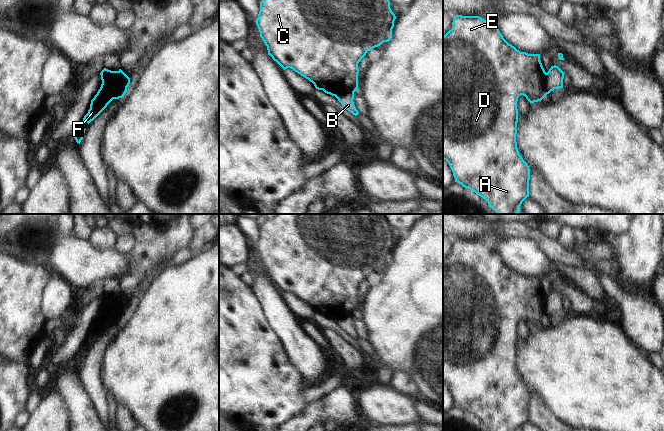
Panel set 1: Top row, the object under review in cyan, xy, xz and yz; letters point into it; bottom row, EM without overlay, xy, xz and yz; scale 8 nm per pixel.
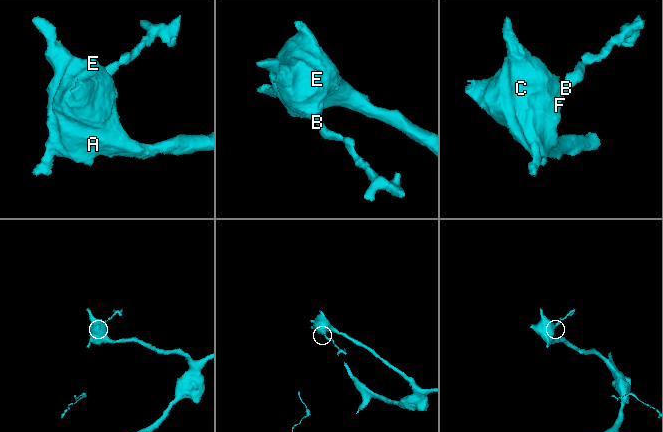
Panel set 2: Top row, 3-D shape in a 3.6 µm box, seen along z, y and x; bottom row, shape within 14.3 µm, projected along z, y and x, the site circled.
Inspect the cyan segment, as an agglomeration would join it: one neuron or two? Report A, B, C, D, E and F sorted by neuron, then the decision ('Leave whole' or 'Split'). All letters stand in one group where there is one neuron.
Groups: A C D E F / B. Split

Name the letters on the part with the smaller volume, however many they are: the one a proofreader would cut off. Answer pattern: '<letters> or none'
B

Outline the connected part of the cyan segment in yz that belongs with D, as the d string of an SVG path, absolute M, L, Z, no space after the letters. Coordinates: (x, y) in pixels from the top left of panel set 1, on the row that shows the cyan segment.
M454 16L452 29L443 36L443 159L446 160L453 172L455 182L474 191L485 199L489 207L497 214L517 214L522 202L529 197L530 168L519 154L516 142L518 122L518 98L523 95L530 103L541 101L547 94L545 92L546 72L540 61L540 54L520 52L509 44L493 22L479 16Z

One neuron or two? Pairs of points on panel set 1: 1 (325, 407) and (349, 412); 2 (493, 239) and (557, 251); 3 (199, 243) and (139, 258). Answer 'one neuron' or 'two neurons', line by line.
1: one neuron
2: two neurons
3: two neurons

